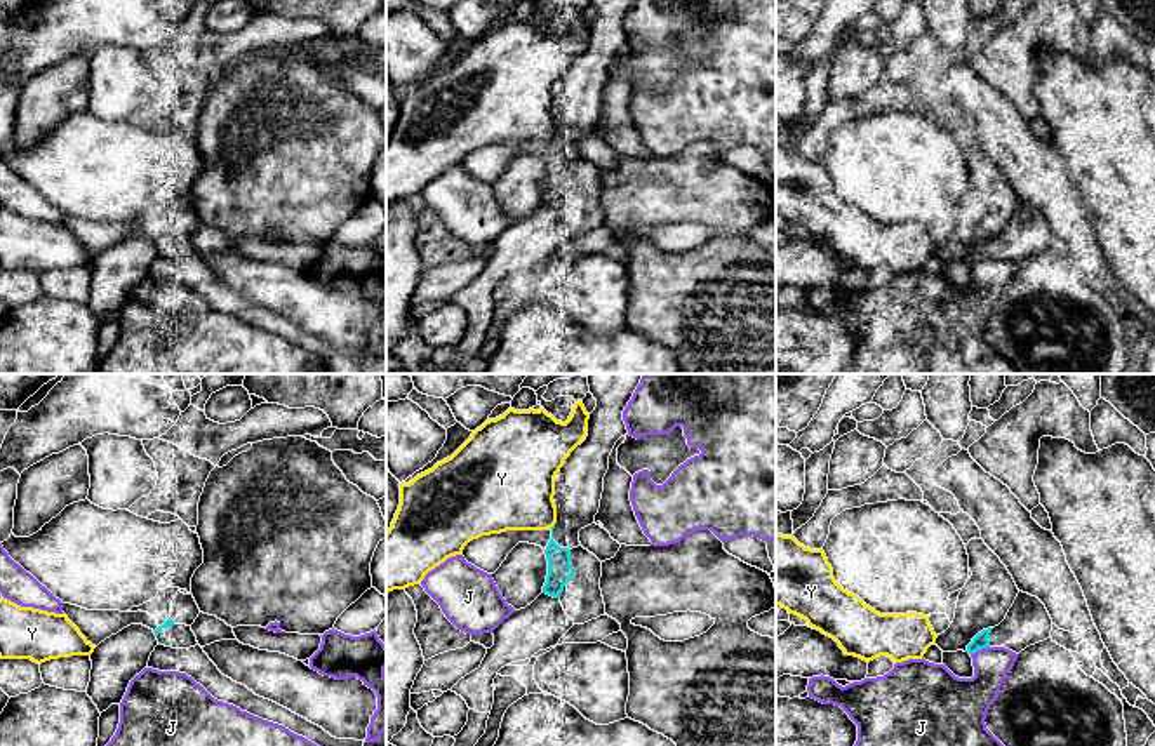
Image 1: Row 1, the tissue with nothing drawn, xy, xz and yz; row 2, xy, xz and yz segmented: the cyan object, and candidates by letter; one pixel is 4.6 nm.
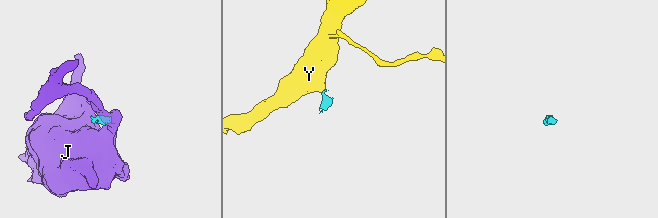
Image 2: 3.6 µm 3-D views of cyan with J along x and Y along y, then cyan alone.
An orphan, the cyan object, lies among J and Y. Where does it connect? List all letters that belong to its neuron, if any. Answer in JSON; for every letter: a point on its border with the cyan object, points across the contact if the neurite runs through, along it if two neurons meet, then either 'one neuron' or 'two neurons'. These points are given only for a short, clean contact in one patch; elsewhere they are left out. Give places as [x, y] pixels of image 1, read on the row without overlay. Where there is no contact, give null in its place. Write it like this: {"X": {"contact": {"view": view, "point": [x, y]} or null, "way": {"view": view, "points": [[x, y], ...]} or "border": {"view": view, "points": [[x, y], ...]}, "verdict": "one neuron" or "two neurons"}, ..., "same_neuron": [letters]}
{"J": {"contact": {"view": "yz", "point": [980, 259]}, "verdict": "two neurons"}, "Y": {"contact": {"view": "xz", "point": [552, 138]}, "verdict": "two neurons"}, "same_neuron": []}

